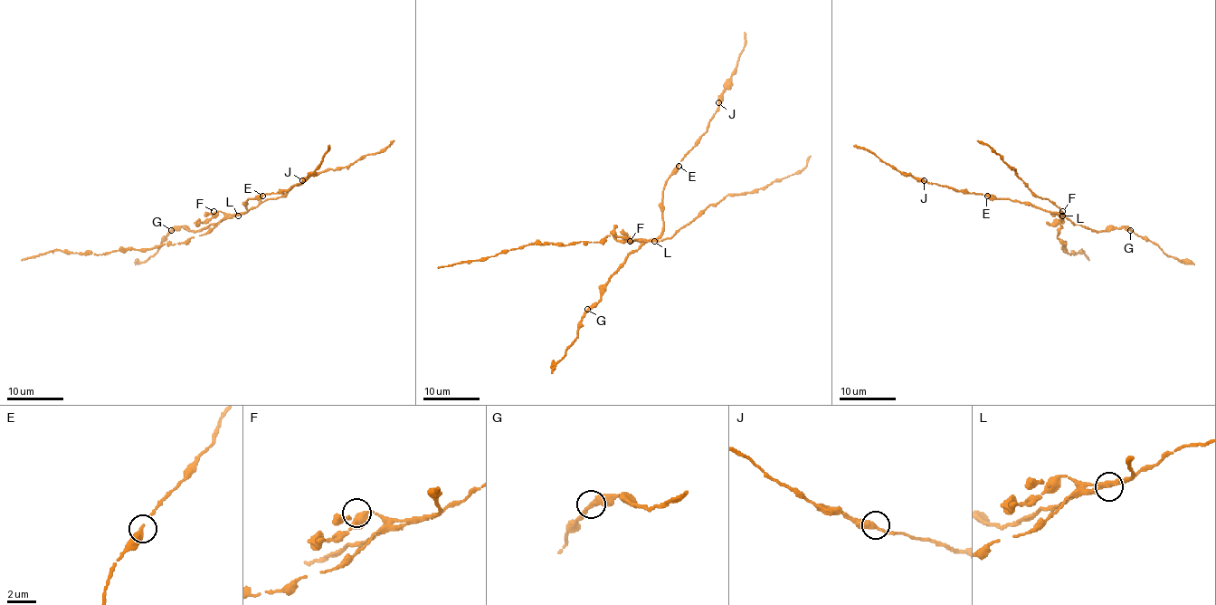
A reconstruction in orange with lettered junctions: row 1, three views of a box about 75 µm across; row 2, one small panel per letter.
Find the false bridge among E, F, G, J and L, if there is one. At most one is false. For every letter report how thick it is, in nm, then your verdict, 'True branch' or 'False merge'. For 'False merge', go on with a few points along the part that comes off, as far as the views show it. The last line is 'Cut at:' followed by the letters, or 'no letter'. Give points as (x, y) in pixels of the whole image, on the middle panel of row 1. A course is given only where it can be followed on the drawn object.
E: Thickness 360 nm. True branch
F: Thickness 320 nm. True branch
G: Thickness 340 nm. True branch
J: Thickness 400 nm. True branch
L: Thickness 280 nm. False merge. Course of the part to remove: (654, 241), (607, 235), (599, 243), (580, 241), (567, 245), (532, 243), (495, 255), (438, 268)
Cut at: L

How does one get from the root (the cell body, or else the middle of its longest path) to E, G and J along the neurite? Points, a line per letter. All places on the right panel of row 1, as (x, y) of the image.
E: (1058, 213), (987, 196)
G: (1058, 213), (1075, 224), (1097, 231), (1122, 227), (1130, 230)
J: (1058, 213), (1008, 198), (955, 191), (951, 187), (924, 180)

